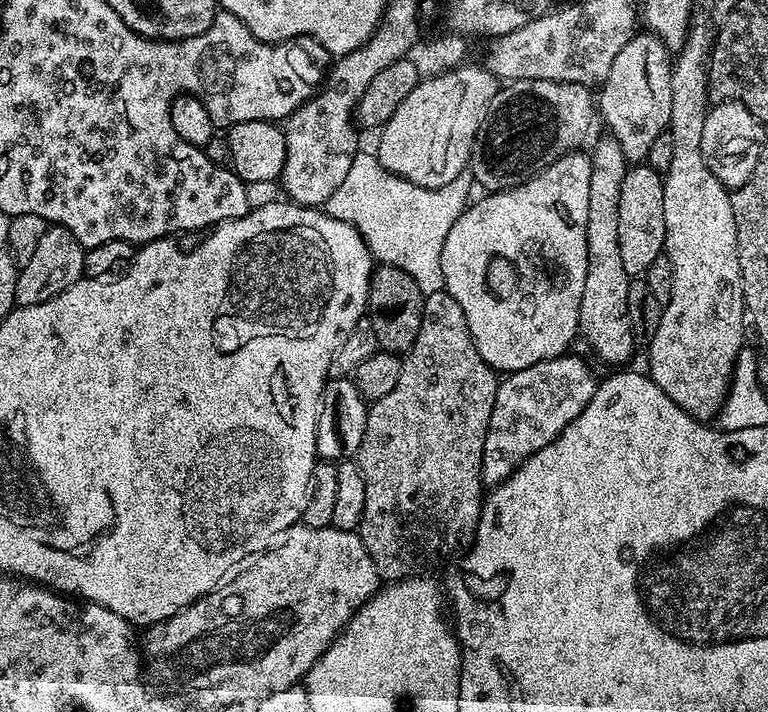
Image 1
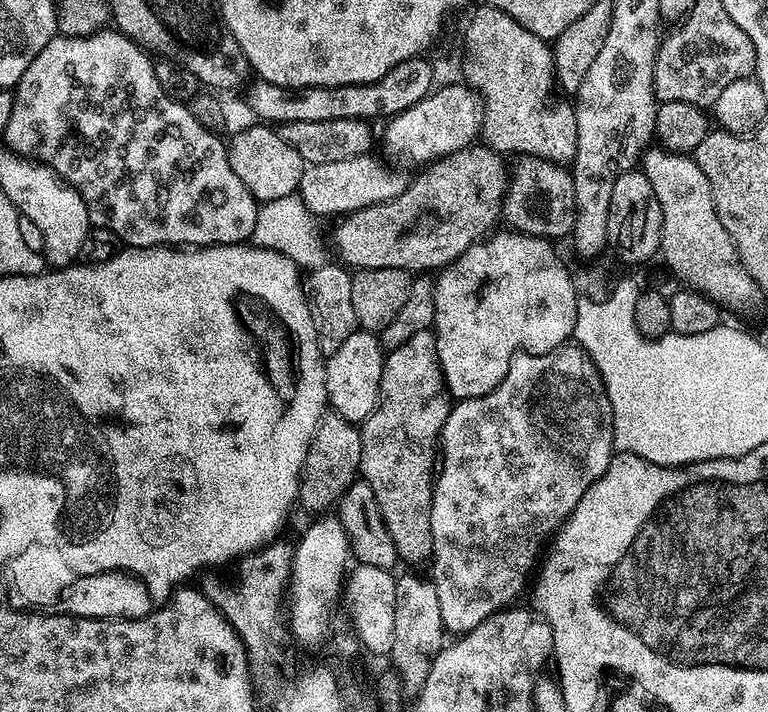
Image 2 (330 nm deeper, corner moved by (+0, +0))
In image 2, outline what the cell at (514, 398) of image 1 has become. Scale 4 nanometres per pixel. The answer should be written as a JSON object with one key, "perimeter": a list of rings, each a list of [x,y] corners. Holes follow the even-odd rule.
{"perimeter":[[[575,342],[566,343],[562,345],[561,348],[555,348],[552,352],[538,354],[537,356],[530,354],[529,352],[519,353],[510,362],[510,366],[506,370],[506,374],[502,378],[502,382],[494,390],[490,390],[484,396],[470,398],[469,400],[462,400],[451,405],[448,417],[444,423],[444,428],[440,431],[440,442],[438,445],[438,471],[434,477],[434,483],[432,486],[432,513],[430,514],[430,534],[432,535],[432,555],[430,557],[432,572],[430,571],[430,579],[432,585],[438,590],[438,602],[442,606],[442,622],[449,633],[456,632],[455,634],[467,634],[473,632],[479,624],[486,622],[491,615],[507,609],[509,605],[513,603],[511,600],[516,600],[523,594],[524,587],[526,587],[526,592],[526,589],[530,584],[530,577],[533,575],[534,569],[537,567],[538,561],[541,559],[542,553],[545,551],[544,543],[546,543],[547,540],[549,543],[550,537],[553,533],[563,527],[566,521],[568,521],[568,516],[574,510],[574,506],[578,506],[578,502],[582,502],[582,494],[586,494],[586,490],[590,490],[590,486],[594,486],[594,482],[598,482],[598,478],[602,478],[604,476],[604,472],[608,469],[608,463],[611,462],[613,455],[614,445],[612,443],[612,407],[610,406],[610,398],[604,389],[604,383],[600,377],[599,370],[594,366],[592,359],[584,353],[583,348]]]}

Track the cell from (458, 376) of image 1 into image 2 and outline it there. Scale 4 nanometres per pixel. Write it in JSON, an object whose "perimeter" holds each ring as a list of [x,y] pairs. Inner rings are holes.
{"perimeter":[[[431,331],[406,338],[402,346],[391,349],[384,357],[380,400],[376,409],[359,425],[362,438],[362,458],[359,475],[374,490],[378,508],[394,538],[396,552],[401,561],[414,566],[418,560],[427,561],[432,555],[430,514],[432,513],[432,486],[438,471],[438,445],[440,431],[450,411],[450,397],[444,386],[444,375],[436,349],[436,338]]]}

